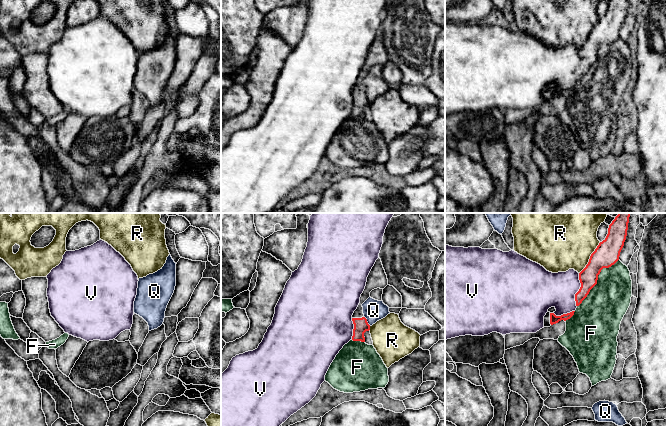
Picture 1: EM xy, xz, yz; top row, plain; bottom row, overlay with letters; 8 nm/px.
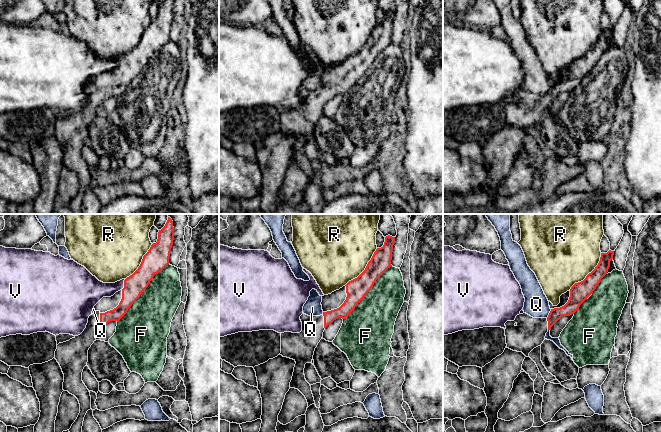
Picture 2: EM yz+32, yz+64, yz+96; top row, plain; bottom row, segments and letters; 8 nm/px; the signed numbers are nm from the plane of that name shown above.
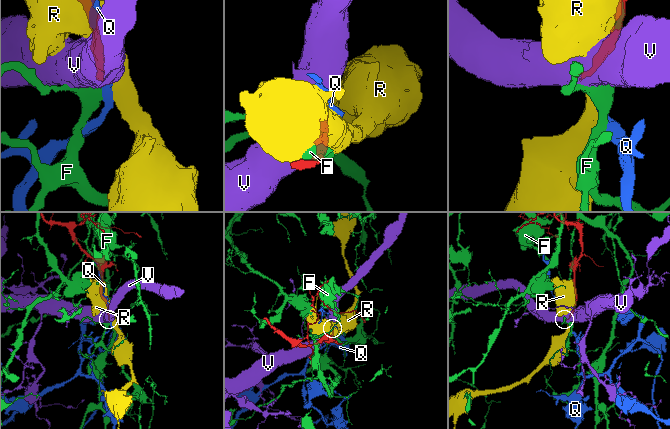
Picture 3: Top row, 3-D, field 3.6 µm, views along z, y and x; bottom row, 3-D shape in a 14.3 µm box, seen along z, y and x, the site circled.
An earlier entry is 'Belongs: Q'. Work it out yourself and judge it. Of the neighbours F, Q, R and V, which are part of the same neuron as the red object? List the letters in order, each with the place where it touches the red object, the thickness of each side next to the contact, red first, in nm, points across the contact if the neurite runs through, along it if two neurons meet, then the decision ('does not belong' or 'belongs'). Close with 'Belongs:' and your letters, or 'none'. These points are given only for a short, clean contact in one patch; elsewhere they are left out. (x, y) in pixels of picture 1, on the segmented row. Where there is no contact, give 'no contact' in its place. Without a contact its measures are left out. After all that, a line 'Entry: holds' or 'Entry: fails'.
F: contact yz (597, 279); calibres 200 and 340 nm; does not belong
Q: contact xz (366, 321); calibres 120 and 170 nm; border xz (364, 316), (370, 325); does not belong
R: contact yz (590, 258); calibres 200 and 480 nm; does not belong
V: contact yz (579, 290); calibres 150 and 280 nm; does not belong
Belongs: none
Entry: fails

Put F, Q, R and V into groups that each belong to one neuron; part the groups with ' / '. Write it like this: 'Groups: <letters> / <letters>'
Groups: F / Q / R / V

